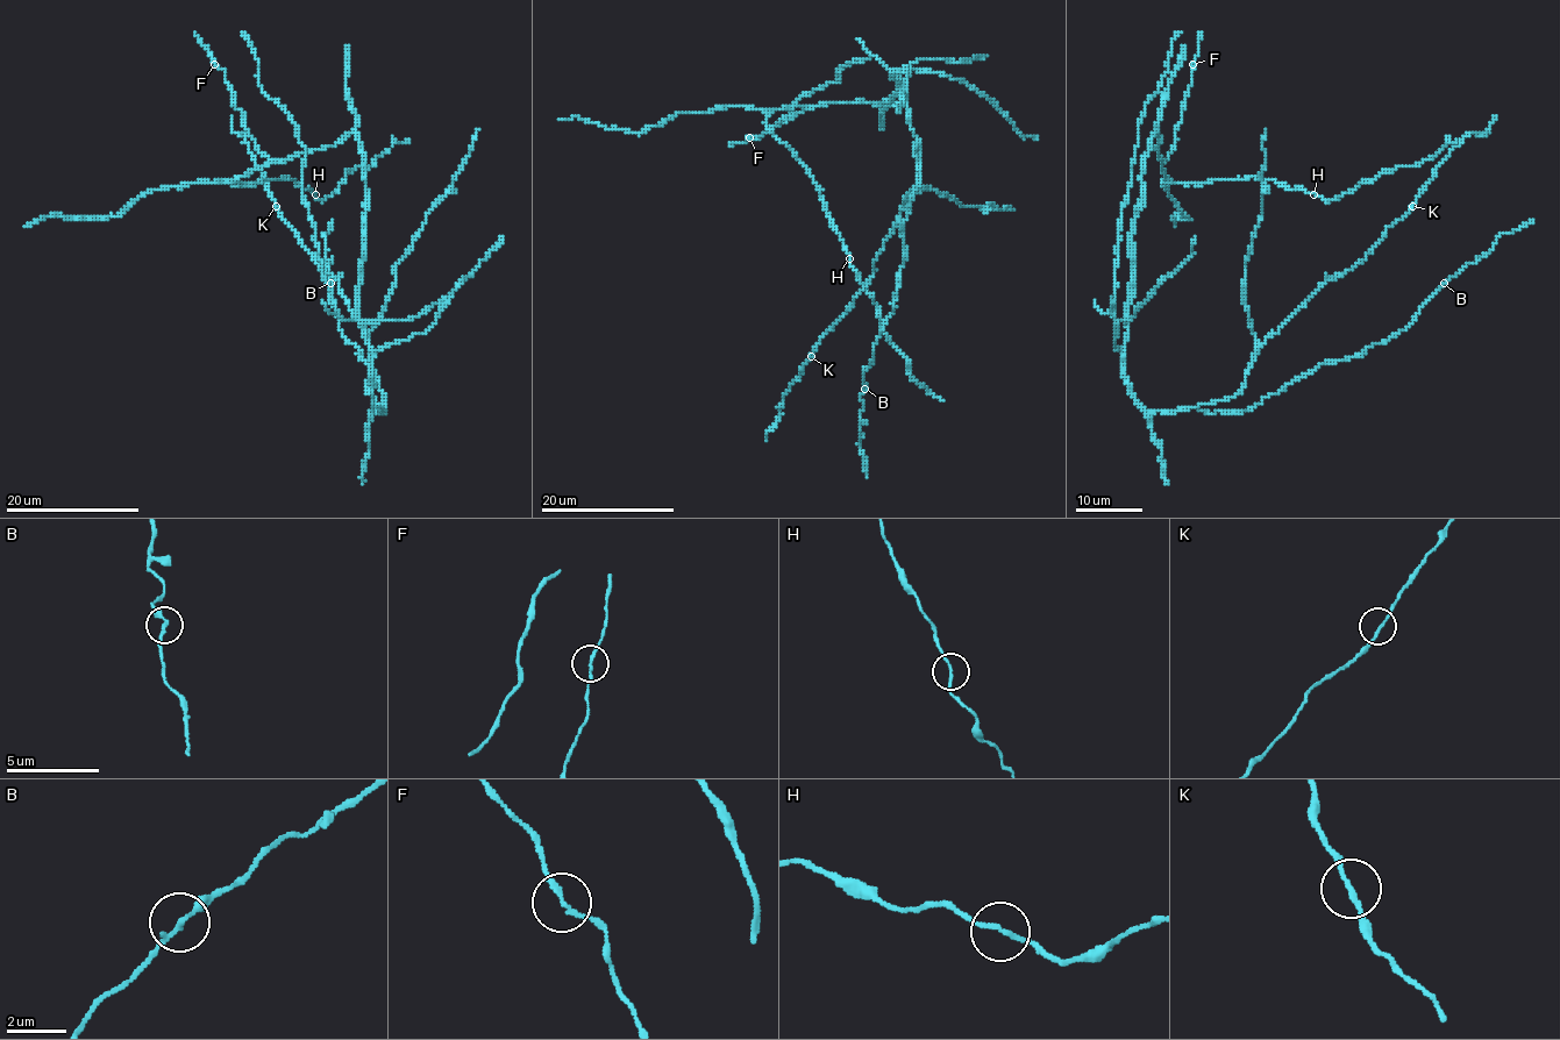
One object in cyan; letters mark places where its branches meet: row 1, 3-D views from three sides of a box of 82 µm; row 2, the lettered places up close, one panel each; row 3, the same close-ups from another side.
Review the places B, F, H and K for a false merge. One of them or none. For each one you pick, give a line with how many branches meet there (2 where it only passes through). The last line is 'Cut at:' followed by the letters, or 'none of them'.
Cut at: none of them

